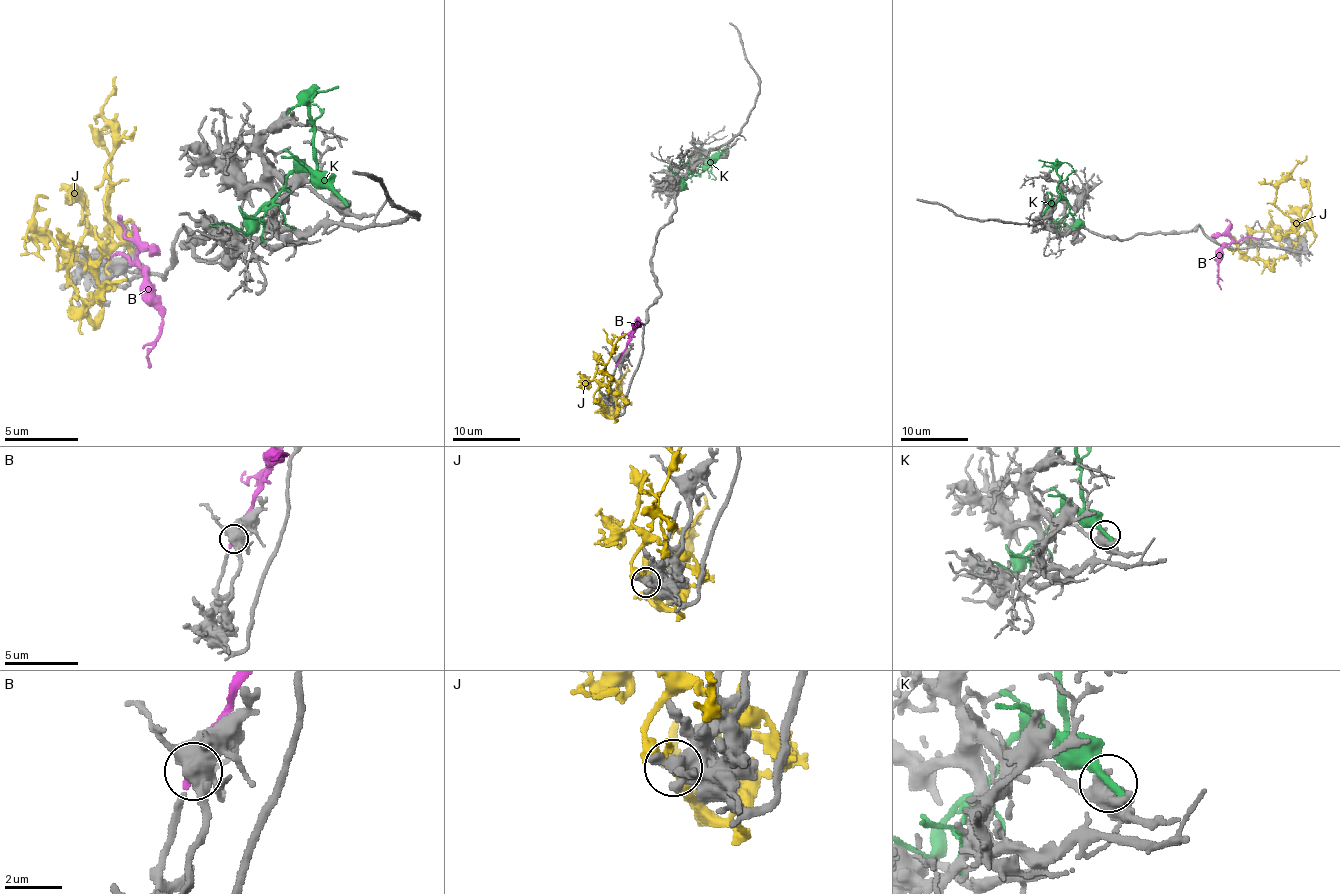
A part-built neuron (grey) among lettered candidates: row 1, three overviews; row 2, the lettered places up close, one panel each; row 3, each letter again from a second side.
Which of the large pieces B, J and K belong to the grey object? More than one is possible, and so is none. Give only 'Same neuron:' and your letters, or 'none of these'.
Same neuron: B

